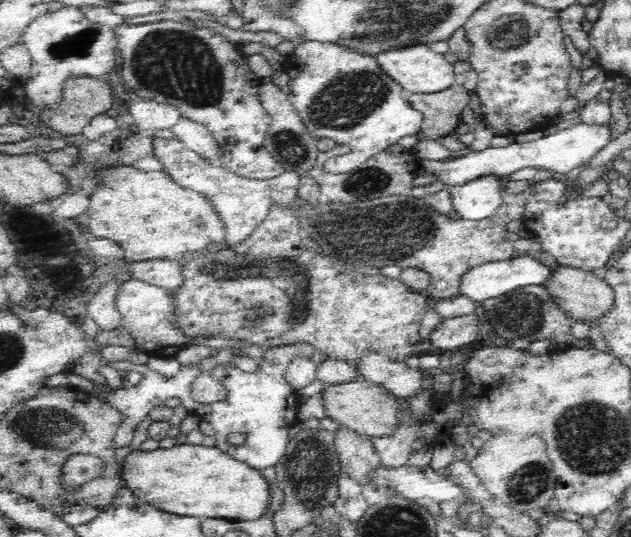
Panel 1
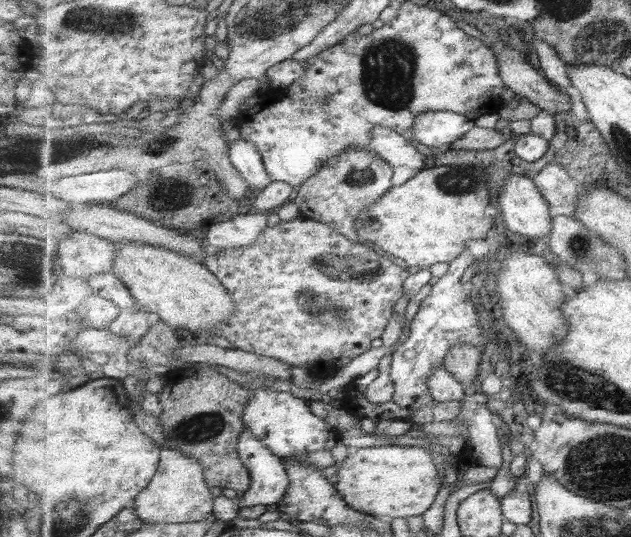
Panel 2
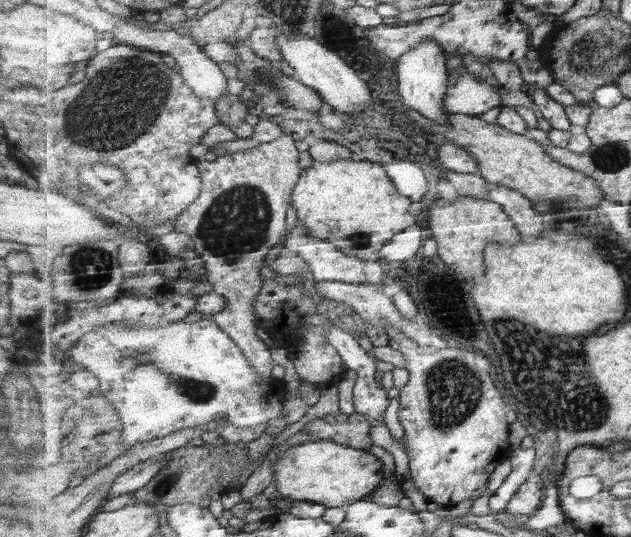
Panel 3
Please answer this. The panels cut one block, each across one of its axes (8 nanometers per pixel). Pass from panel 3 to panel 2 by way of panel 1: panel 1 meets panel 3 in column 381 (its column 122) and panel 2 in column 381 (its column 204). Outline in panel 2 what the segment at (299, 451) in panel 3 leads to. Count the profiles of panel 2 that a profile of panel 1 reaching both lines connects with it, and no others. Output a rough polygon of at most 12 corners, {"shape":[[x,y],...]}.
{"shape":[[349,449],[335,477],[351,508],[423,516],[442,487],[434,456]]}

